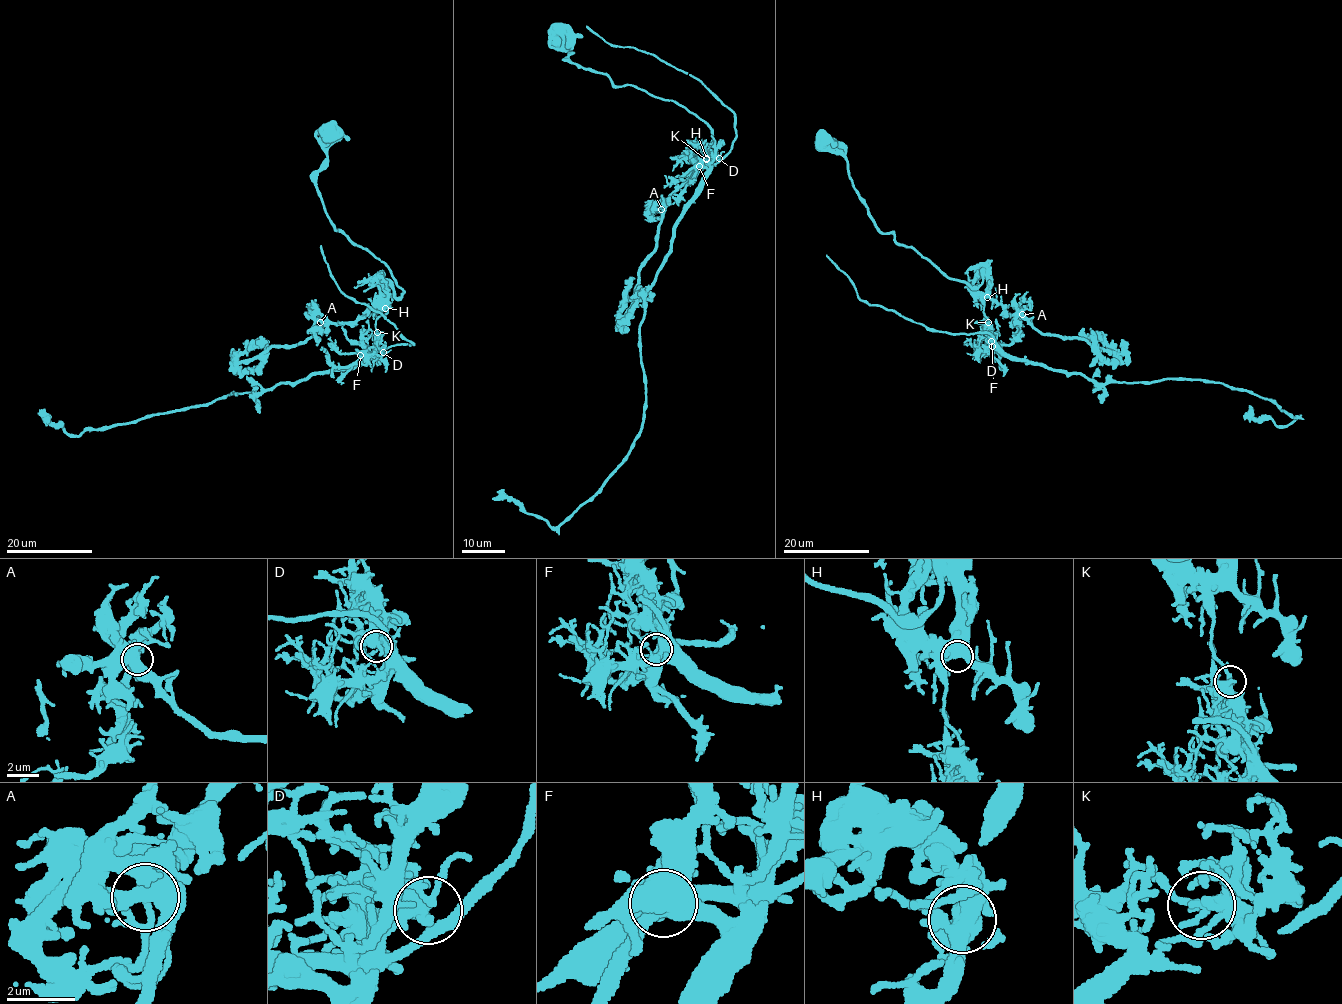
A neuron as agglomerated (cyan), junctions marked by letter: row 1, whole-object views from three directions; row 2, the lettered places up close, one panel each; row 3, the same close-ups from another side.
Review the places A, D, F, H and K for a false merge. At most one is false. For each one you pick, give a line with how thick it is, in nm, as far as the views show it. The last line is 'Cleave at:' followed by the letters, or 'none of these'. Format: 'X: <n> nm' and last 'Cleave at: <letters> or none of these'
K: 240 nm
Cleave at: K

